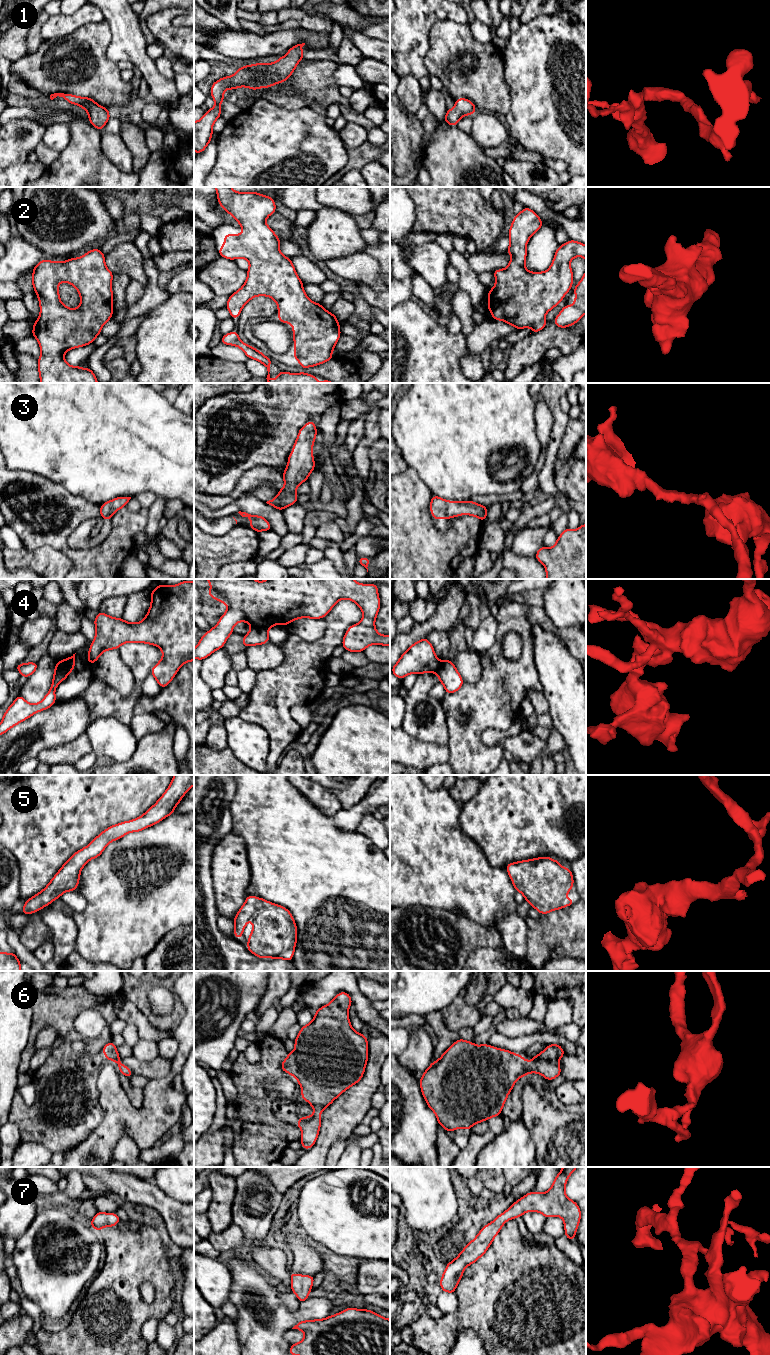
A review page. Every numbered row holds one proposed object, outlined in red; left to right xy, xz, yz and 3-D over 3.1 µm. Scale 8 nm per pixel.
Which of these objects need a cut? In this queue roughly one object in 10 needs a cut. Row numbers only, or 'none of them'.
4

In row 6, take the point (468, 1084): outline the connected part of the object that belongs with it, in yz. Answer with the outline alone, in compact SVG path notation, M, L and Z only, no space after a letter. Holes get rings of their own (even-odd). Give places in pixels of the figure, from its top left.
M458 1039L429 1068L419 1080L422 1095L428 1107L435 1113L438 1124L447 1132L472 1126L495 1116L500 1116L508 1094L518 1078L529 1073L541 1074L546 1080L561 1075L559 1059L565 1055L563 1048L556 1044L548 1045L532 1061L506 1049L488 1044L475 1045L473 1042Z

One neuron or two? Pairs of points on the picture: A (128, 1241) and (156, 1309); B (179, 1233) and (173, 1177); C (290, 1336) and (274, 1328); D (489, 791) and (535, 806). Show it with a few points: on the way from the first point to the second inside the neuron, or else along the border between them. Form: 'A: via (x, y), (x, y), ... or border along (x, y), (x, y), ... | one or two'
A: via (144, 1258), (161, 1276), (161, 1292) | one
B: border along (157, 1186), (171, 1198), (183, 1203) | two
C: border along (291, 1328), (283, 1335), (291, 1344) | two
D: via (500, 802), (504, 806), (524, 806) | one

